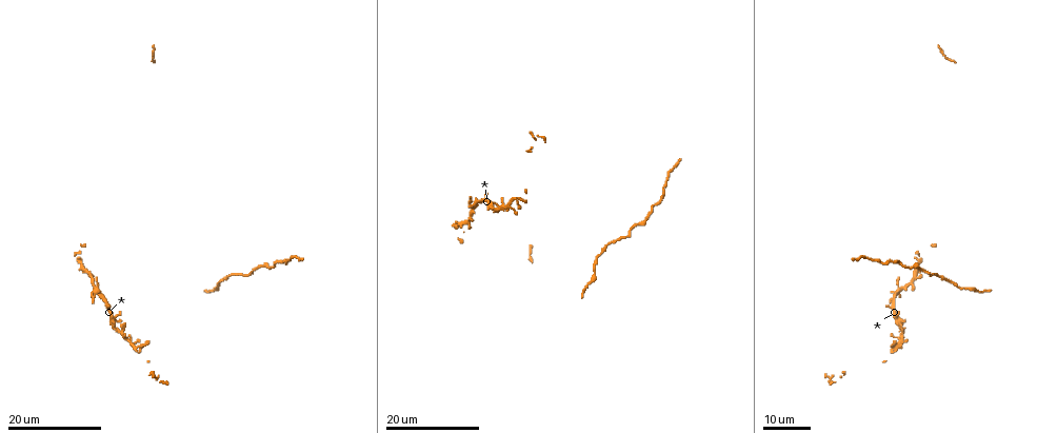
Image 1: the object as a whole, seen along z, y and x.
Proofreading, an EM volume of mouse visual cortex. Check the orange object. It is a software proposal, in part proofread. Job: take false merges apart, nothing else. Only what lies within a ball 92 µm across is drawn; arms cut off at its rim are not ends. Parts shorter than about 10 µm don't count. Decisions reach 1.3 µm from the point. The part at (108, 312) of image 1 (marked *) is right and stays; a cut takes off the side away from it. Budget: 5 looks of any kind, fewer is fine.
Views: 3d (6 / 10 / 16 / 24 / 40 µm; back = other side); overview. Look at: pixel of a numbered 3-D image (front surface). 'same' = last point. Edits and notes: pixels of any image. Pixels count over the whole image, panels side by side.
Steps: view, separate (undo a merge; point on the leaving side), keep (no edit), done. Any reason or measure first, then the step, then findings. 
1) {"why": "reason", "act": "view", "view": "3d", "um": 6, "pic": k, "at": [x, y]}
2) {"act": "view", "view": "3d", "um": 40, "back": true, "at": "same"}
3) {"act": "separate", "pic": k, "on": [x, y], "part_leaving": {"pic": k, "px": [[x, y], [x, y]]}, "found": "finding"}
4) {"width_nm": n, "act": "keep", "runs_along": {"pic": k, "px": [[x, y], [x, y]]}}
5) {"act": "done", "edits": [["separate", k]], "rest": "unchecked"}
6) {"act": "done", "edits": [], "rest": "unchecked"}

{"why": "three-way junction", "act": "view", "view": "3d", "um": 24, "pic": 1, "at": [646, 222]}

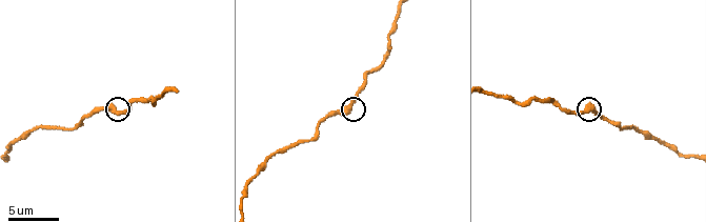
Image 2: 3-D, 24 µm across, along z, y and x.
{"act": "view", "view": "3d", "um": 6, "pic": 2, "at": [587, 112]}

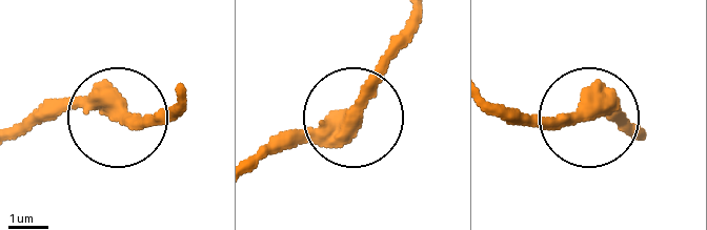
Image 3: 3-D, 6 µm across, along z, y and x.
{"width_nm": 350, "act": "keep", "found": "continuous, no second neuron"}

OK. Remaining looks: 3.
{"why": "calibre changes", "act": "view", "view": "3d", "um": 10, "pic": 2, "at": [265, 157]}

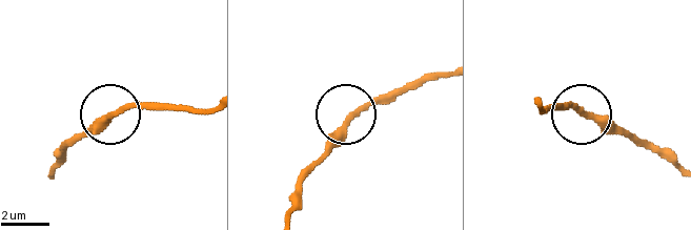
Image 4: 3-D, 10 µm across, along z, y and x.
{"act": "keep", "found": "one neuron here"}

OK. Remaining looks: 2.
{"why": "narrows sharply", "act": "view", "view": "3d", "um": 6, "pic": 2, "at": [389, 33]}

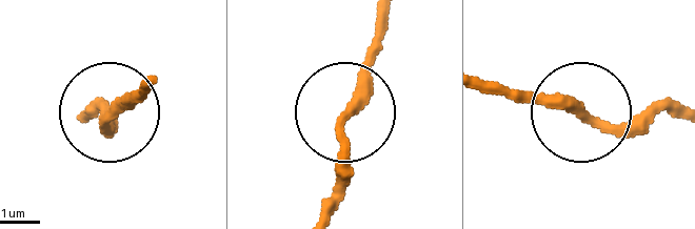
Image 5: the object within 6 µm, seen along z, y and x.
{"act": "view", "view": "3d", "um": 6, "back": true, "pic": 5, "at": [108, 118]}

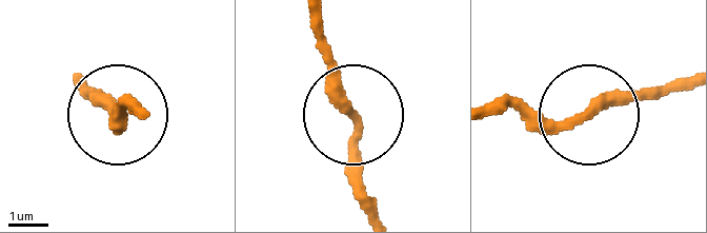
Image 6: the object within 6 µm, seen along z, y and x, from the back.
{"act": "keep", "runs_along": {"pic": 6, "px": [[488, 111], [568, 121], [689, 77]]}, "found": "one neuron here"}

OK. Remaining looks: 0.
{"act": "done", "edits": [], "rest": "unchecked"}

